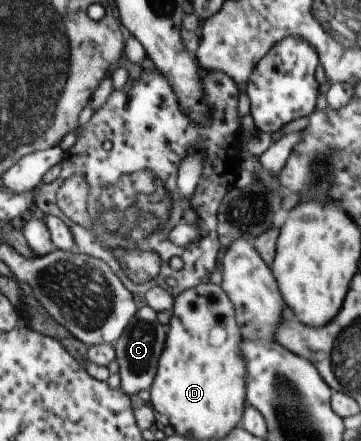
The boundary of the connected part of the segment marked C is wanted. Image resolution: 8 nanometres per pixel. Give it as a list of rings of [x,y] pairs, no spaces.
[[[146,304],[137,309],[129,326],[123,330],[123,334],[113,344],[115,359],[119,364],[120,389],[125,394],[130,396],[141,390],[152,388],[151,384],[154,384],[156,373],[159,370],[157,362],[160,362],[159,356],[161,356],[161,352],[164,352],[165,334],[168,332],[165,330],[165,326],[157,320],[155,310]]]

